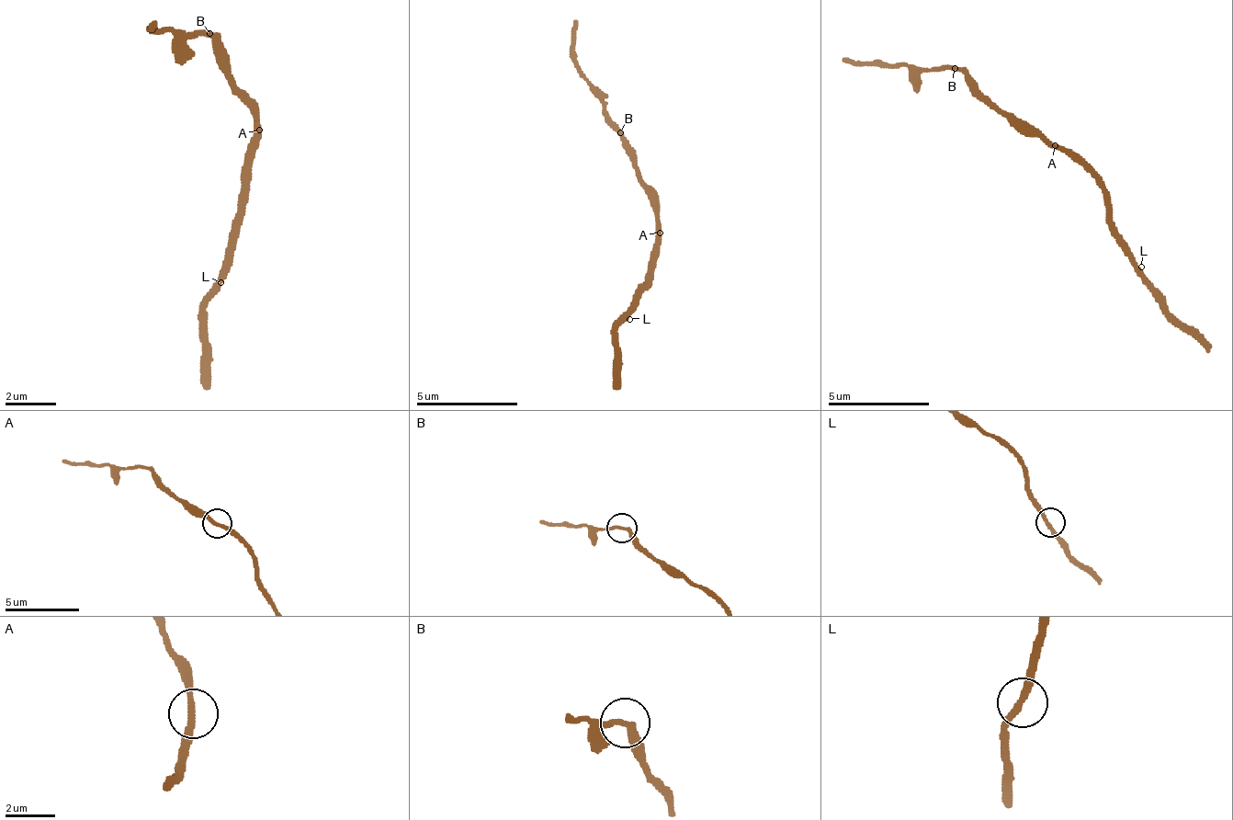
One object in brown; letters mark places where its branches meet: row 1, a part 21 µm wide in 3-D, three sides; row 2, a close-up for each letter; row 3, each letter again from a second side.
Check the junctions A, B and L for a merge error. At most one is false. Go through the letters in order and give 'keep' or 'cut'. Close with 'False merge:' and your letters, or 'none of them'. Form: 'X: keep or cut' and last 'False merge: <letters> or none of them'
A: keep
B: cut
L: keep
False merge: B

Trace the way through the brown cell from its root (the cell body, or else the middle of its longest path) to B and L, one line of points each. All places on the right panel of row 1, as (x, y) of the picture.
B: (1055, 150), (1035, 135), (1024, 135), (958, 69), (954, 69)
L: (1055, 150), (1065, 150), (1095, 180), (1095, 186), (1105, 196), (1105, 221), (1111, 226), (1111, 236), (1141, 267)

